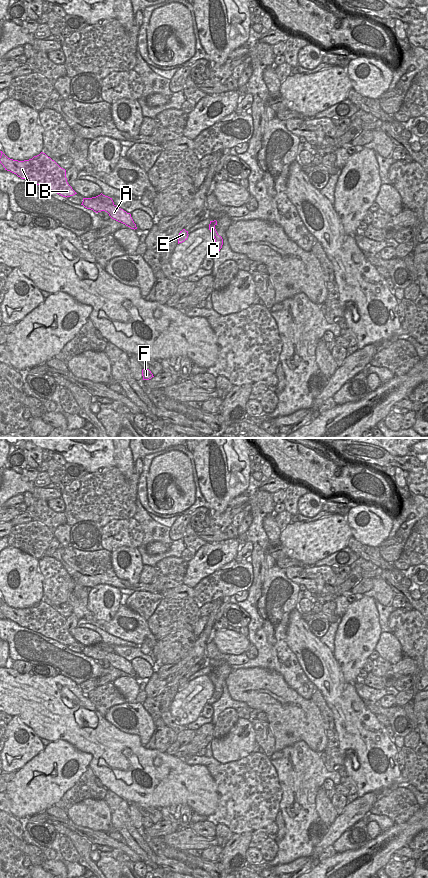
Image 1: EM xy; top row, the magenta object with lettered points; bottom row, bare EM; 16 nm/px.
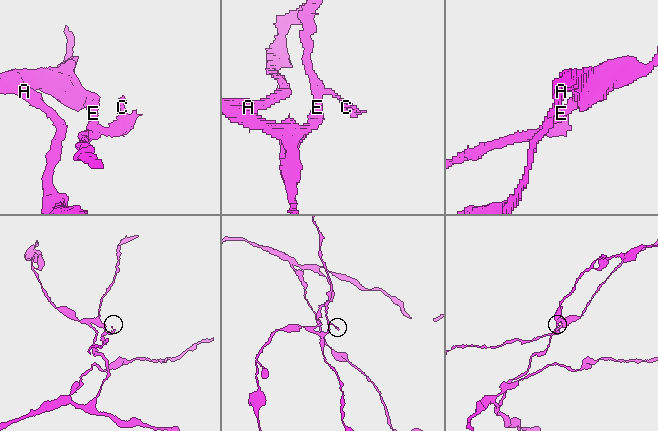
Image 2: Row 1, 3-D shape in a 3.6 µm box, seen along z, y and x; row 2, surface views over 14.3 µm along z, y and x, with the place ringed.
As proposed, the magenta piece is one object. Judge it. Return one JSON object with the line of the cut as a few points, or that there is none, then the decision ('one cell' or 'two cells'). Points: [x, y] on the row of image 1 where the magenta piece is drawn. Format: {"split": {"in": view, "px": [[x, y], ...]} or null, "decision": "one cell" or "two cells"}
{"split": {"in": "xy", "px": [[86, 198], [94, 198], [113, 205]]}, "decision": "two cells"}

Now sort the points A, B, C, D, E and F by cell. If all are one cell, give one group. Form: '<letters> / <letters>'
A B D F / C E

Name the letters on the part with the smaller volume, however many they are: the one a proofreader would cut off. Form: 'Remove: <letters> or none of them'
Remove: C, E

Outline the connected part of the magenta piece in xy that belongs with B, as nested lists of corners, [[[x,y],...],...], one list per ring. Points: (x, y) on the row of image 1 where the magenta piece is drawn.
[[[2,151],[0,152],[0,163],[5,170],[16,174],[21,179],[66,198],[77,194],[67,182],[66,170],[45,153],[41,152],[29,160],[18,161],[10,159]]]

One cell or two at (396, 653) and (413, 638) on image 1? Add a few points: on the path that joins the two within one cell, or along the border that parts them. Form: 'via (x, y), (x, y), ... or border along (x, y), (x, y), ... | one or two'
border along (390, 632), (397, 639), (404, 653) | two

